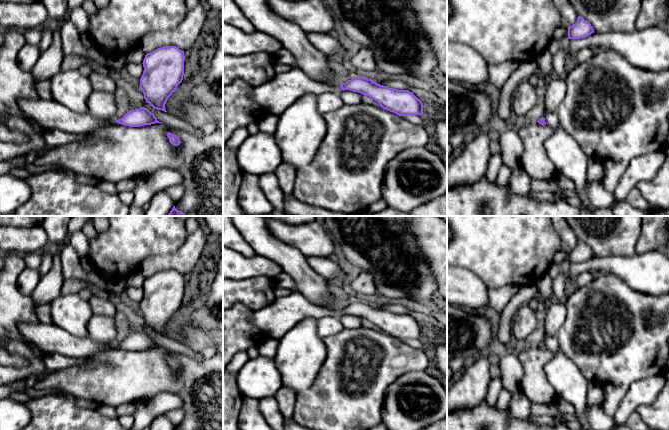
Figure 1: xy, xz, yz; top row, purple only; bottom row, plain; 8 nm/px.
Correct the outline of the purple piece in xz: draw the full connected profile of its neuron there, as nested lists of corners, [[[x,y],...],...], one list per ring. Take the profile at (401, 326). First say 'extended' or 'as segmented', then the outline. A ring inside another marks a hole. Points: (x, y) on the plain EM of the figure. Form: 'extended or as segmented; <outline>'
extended; [[[297,291],[285,297],[275,298],[271,304],[261,309],[252,310],[249,321],[269,338],[279,340],[305,318],[340,318],[342,314],[369,320],[377,325],[380,331],[399,340],[423,339],[422,325],[409,314],[389,312],[363,300],[340,309],[324,308],[309,302]]]

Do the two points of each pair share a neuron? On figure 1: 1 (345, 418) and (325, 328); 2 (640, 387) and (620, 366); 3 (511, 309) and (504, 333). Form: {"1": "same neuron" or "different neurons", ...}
{"1": "different neurons", "2": "different neurons", "3": "same neuron"}

